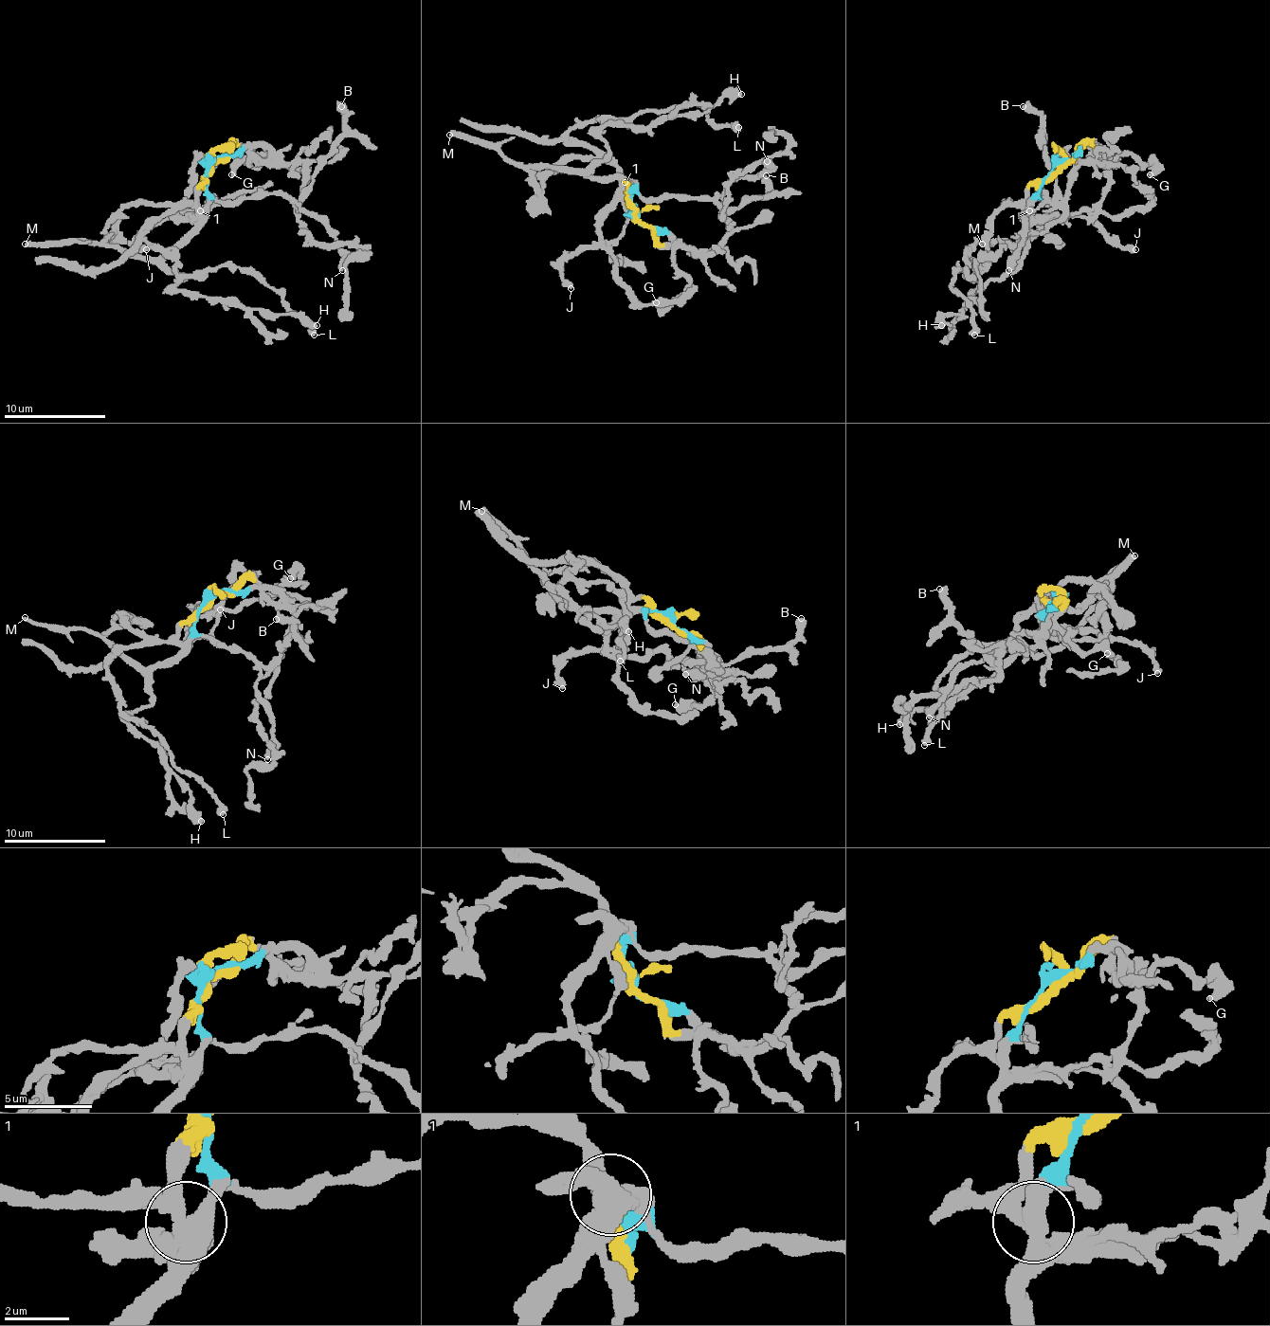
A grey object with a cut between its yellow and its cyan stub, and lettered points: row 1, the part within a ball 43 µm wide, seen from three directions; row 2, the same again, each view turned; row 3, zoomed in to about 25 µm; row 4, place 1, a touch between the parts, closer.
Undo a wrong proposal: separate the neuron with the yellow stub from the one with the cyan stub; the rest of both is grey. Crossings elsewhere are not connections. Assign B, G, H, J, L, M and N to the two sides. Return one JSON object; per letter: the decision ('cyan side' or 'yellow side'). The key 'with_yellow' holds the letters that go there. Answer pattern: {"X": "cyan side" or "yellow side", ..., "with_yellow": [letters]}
{"B": "cyan side", "G": "yellow side", "H": "cyan side", "J": "yellow side", "L": "yellow side", "M": "cyan side", "N": "cyan side", "with_yellow": ["G", "J", "L"]}

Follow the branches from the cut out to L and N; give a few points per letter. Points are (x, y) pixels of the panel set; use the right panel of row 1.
L: (1062, 165), (1006, 203), (966, 259), (966, 275), (955, 269), (952, 290), (970, 310), (973, 336)
N: (1060, 165), (1052, 170), (1040, 193), (1047, 201), (1044, 193), (1025, 218), (1022, 239), (1008, 269)

